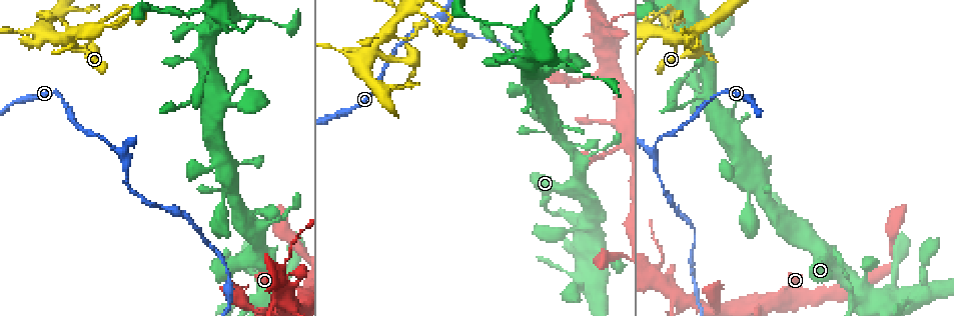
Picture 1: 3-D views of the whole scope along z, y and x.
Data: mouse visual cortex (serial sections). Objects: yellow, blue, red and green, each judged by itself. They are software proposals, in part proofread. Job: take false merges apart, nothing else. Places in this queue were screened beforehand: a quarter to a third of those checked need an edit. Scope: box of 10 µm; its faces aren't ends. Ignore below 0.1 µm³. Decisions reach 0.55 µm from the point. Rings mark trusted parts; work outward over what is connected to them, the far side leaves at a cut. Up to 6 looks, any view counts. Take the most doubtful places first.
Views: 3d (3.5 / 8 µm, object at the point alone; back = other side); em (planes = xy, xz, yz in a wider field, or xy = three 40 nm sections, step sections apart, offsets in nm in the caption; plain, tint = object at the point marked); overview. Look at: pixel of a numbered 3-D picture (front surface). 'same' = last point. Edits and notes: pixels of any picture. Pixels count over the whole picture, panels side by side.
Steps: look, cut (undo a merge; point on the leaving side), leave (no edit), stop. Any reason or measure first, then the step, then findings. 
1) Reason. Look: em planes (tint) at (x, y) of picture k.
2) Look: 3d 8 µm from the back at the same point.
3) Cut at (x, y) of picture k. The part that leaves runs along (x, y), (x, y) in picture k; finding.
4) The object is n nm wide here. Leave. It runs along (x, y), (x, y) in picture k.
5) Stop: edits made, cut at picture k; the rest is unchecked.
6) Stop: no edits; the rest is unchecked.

Thin neck. Look: 3d 3.5 µm at (111, 144) of picture 1.

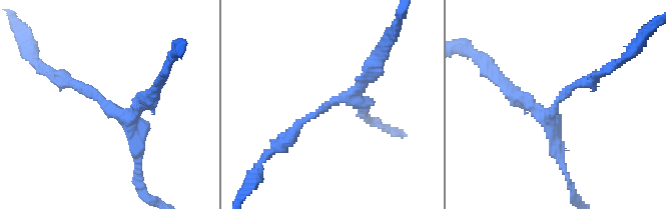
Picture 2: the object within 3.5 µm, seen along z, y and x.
Look: em xy step 5 (tint) at (332, 103) of picture 2.

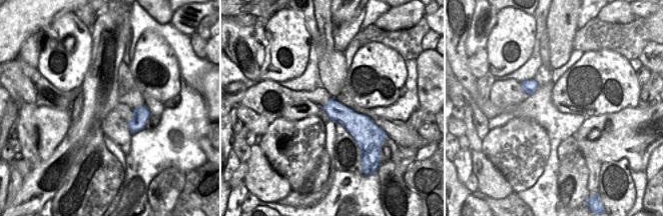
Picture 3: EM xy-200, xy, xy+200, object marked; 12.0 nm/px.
3 arms meet here; the arms are 200, 200, 250 nm wide. Leave. It runs along (63, 78), (134, 127), (137, 155) in picture 2; one cell here.

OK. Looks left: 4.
Sharp bend. Look: 3d 3.5 µm at (51, 38) of picture 1.

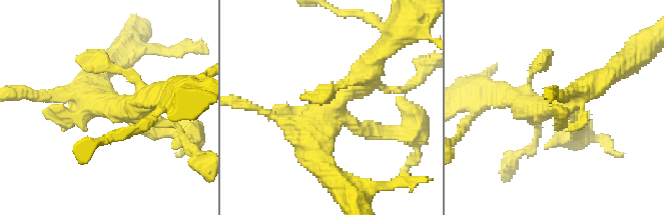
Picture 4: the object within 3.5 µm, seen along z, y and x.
Need the tissue. Look: em planes (tint) at (326, 112) of picture 4.

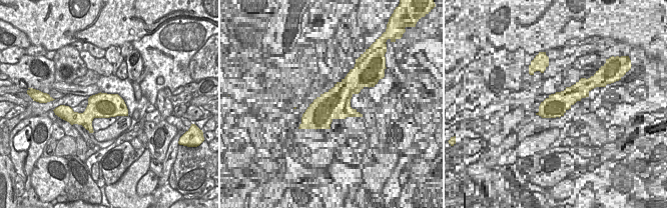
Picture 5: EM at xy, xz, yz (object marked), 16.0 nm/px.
Leave. It runs along (380, 87), (349, 87), (314, 120), (320, 159) in picture 4; one cell here.

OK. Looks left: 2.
Look: 3d 3.5 µm from the back at (609, 26) of picture 1.

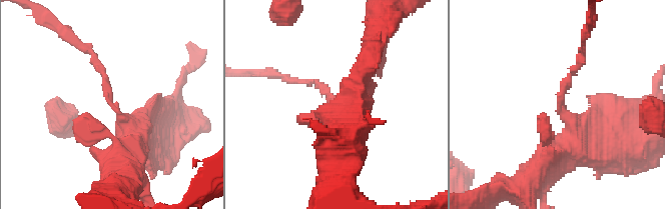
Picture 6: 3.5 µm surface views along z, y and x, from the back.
Look: em xy step 3 (tint) at (560, 90) of picture 6.

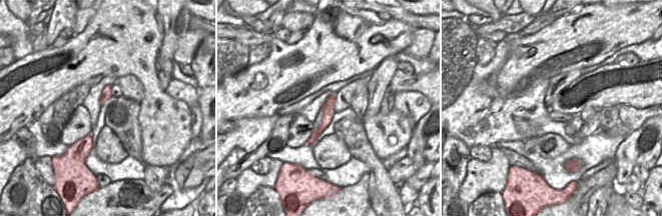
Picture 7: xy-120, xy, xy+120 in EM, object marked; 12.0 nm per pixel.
Cut at (96, 62) of picture 6. The part that leaves runs along (107, 92), (95, 55), (61, 24) in picture 6; two cells meet here.

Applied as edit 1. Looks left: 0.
Stop: edits made, cut at picture 6; the rest is unchecked.

